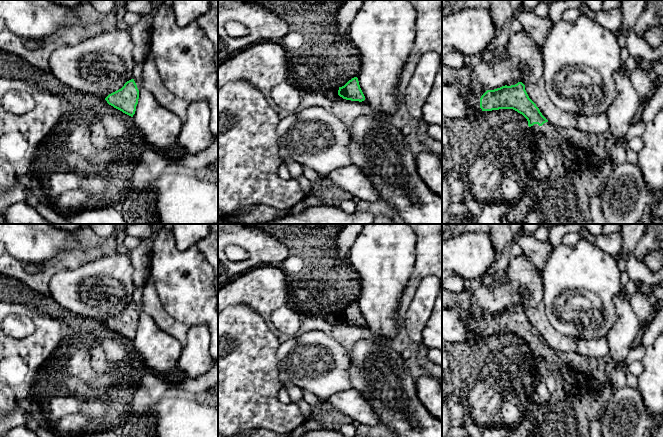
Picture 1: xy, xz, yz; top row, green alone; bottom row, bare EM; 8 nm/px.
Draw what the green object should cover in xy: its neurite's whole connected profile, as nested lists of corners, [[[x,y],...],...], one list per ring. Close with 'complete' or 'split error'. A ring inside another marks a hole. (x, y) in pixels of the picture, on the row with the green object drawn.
[[[134,79],[127,81],[124,86],[109,94],[105,100],[114,108],[133,117],[139,99],[139,90]]]; complete

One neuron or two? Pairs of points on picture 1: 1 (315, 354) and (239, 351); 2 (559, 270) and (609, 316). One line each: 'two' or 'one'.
1: two
2: one

